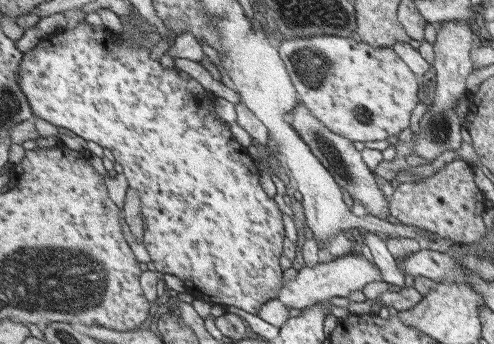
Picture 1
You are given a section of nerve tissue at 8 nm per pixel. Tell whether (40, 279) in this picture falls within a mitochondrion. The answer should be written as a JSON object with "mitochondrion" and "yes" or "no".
{"mitochondrion":"yes"}

